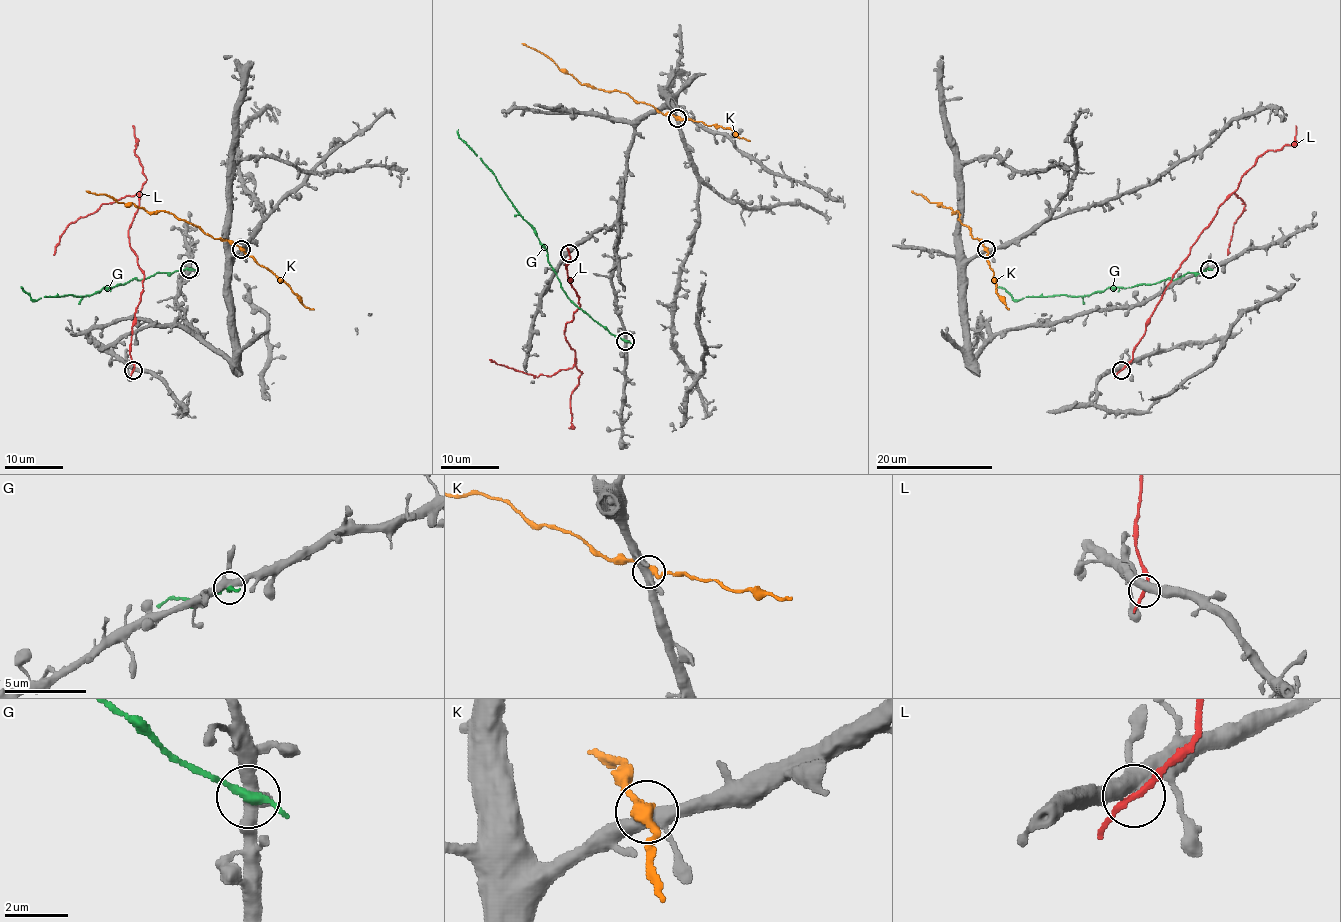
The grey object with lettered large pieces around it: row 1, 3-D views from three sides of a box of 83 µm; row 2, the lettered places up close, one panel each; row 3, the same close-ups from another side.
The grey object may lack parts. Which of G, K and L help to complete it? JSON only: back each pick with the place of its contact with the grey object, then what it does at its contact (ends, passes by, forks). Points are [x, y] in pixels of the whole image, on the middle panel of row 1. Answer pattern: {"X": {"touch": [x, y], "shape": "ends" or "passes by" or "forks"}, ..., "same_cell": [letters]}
{"K": {"touch": [677, 118], "shape": "passes by"}, "same_cell": ["K"]}

